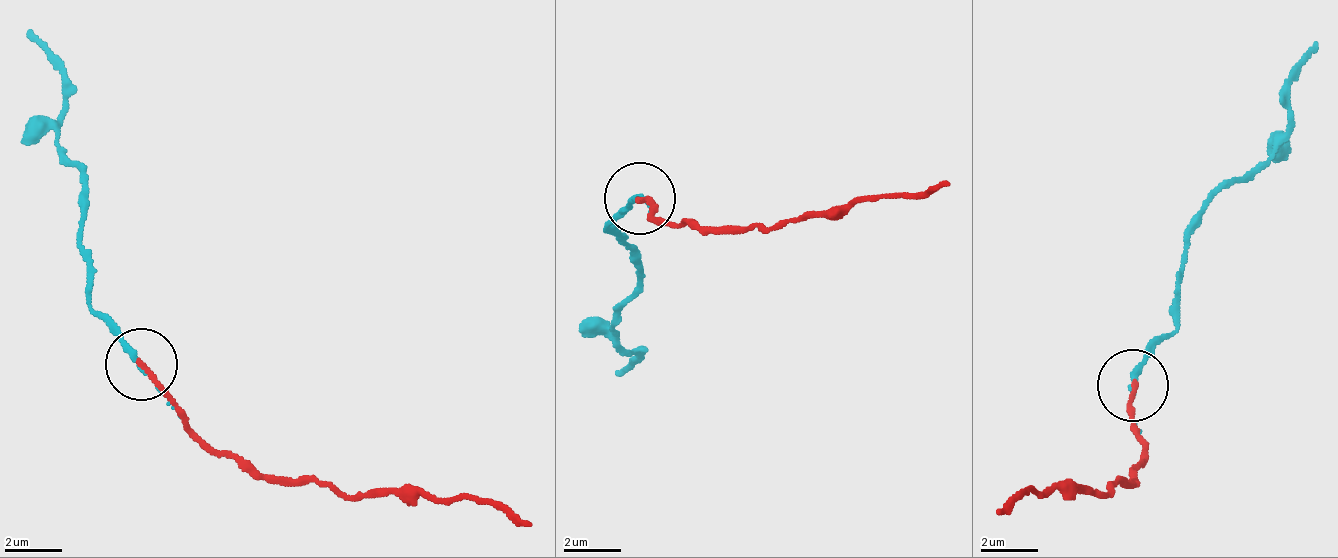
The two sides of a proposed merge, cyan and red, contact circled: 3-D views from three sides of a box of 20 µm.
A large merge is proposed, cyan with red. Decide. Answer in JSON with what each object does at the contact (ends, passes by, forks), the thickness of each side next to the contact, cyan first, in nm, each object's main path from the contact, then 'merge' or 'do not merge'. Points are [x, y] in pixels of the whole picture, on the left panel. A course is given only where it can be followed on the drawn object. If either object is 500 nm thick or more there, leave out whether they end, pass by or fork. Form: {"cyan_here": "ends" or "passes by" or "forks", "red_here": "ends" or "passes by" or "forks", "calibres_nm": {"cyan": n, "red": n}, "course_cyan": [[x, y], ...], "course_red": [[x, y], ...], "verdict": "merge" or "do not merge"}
{"cyan_here": "passes by", "red_here": "ends", "calibres_nm": {"cyan": 160, "red": 170}, "course_cyan": [[139, 362], [88, 304], [86, 193], [59, 139], [64, 120], [64, 70], [30, 31]], "course_red": [[139, 362], [215, 449], [264, 476], [303, 474], [346, 494], [422, 489], [429, 501], [489, 497], [532, 522]], "verdict": "merge"}

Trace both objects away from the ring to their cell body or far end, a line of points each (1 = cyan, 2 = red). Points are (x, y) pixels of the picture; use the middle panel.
1: (638, 196), (604, 229), (642, 257), (614, 331), (623, 348), (642, 354), (619, 376)
2: (638, 196), (664, 226), (770, 227), (849, 215), (857, 199), (916, 196), (951, 182)

